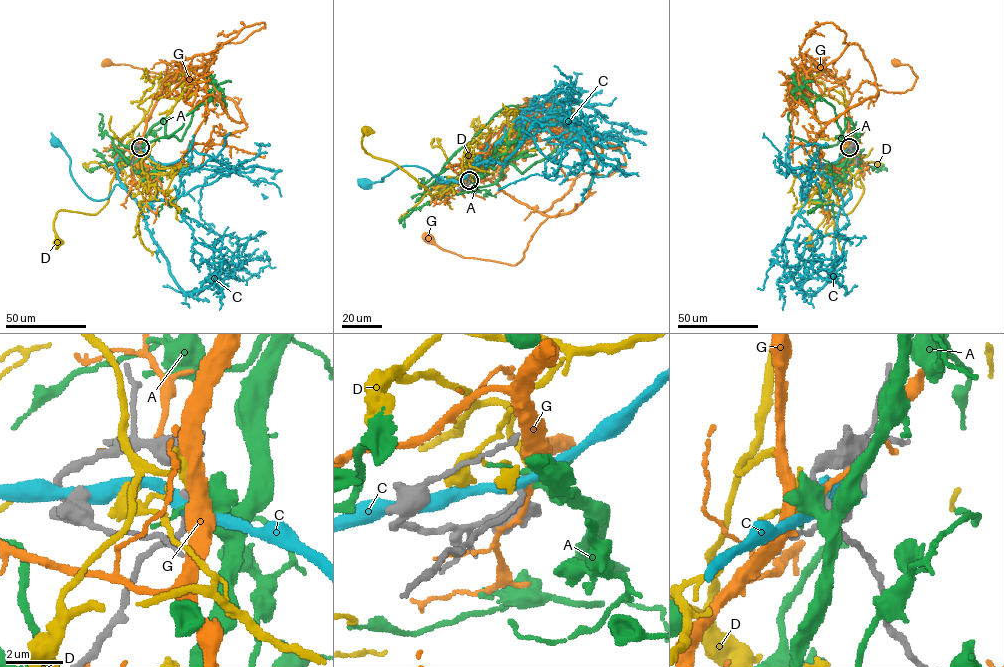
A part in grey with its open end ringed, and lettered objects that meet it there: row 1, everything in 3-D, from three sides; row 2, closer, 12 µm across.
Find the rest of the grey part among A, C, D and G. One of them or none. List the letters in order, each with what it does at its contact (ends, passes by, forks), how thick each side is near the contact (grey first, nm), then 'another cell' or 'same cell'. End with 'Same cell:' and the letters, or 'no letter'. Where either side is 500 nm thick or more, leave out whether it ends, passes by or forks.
A: calibres 280 and 500 nm; another cell
C: it passes by; calibres 280 and 380 nm; another cell
D: it ends; calibres 320 and 240 nm; same cell
G: it passes by; calibres 280 and 180 nm; another cell
Same cell: D

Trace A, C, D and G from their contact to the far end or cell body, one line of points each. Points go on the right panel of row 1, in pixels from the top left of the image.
A: (849, 147), (853, 123), (837, 138), (834, 108), (804, 86), (790, 135), (844, 138), (828, 163)
C: (850, 148), (855, 150), (848, 164), (851, 186), (838, 200), (847, 174), (851, 142)
D: (849, 147), (845, 147), (844, 156), (857, 160), (863, 193), (847, 214), (829, 210), (809, 243)
G: (850, 148), (848, 105), (864, 81), (887, 92), (904, 92), (918, 77), (908, 65), (896, 63)

